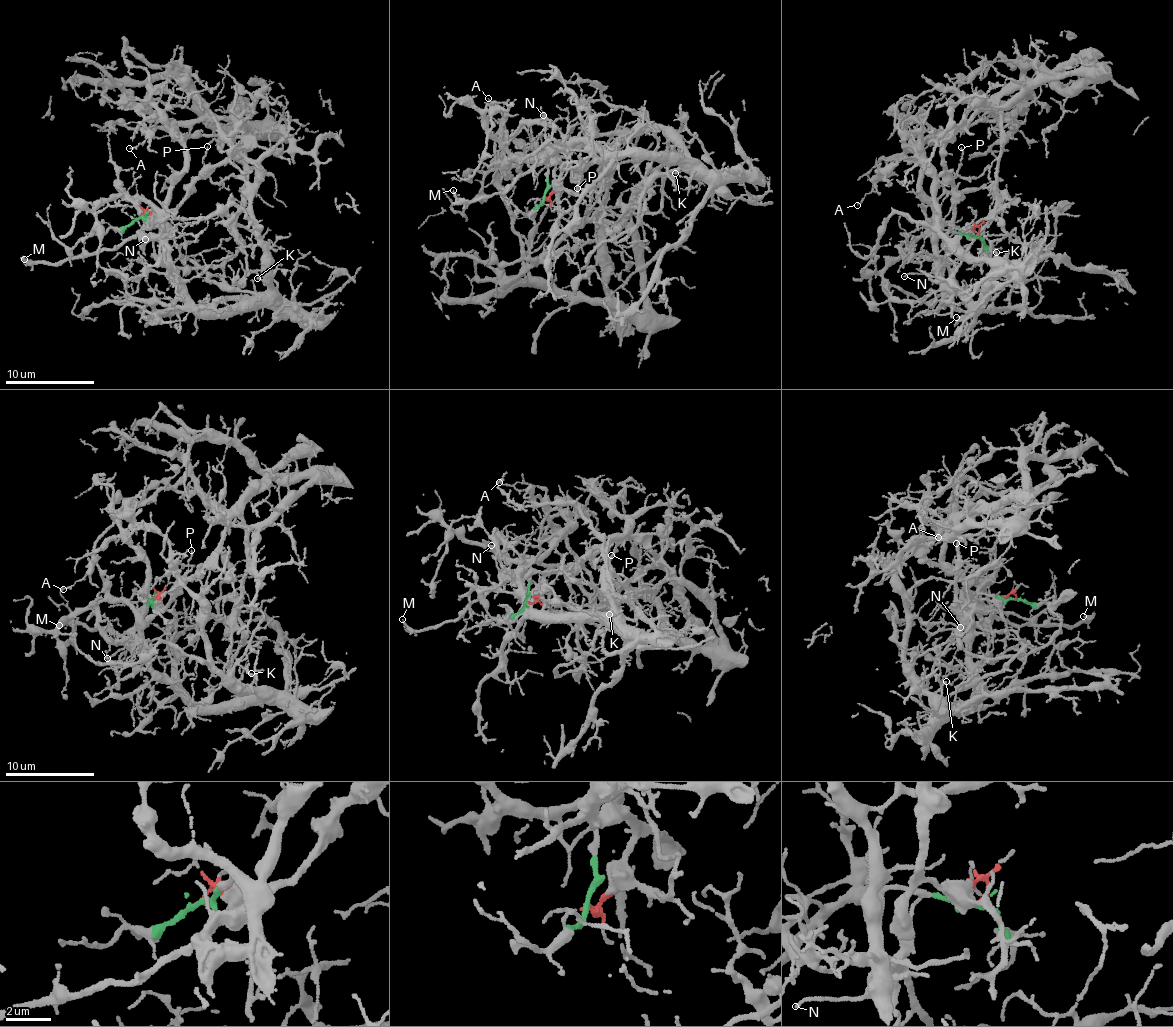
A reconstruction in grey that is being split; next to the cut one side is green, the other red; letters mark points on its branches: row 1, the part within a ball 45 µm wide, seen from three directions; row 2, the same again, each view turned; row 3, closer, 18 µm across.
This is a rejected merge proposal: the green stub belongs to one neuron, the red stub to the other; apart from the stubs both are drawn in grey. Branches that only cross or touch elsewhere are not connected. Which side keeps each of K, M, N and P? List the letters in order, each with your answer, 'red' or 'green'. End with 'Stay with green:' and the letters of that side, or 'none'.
K: green
M: red
N: red
P: red
Stay with green: K

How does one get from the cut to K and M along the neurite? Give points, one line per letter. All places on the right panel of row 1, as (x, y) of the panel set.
K: (976, 237), (942, 229), (938, 232), (938, 275), (942, 284), (971, 307), (990, 280), (997, 253)
M: (976, 237), (977, 225), (953, 226), (942, 246), (953, 280), (969, 295), (969, 310), (972, 311), (957, 318)

